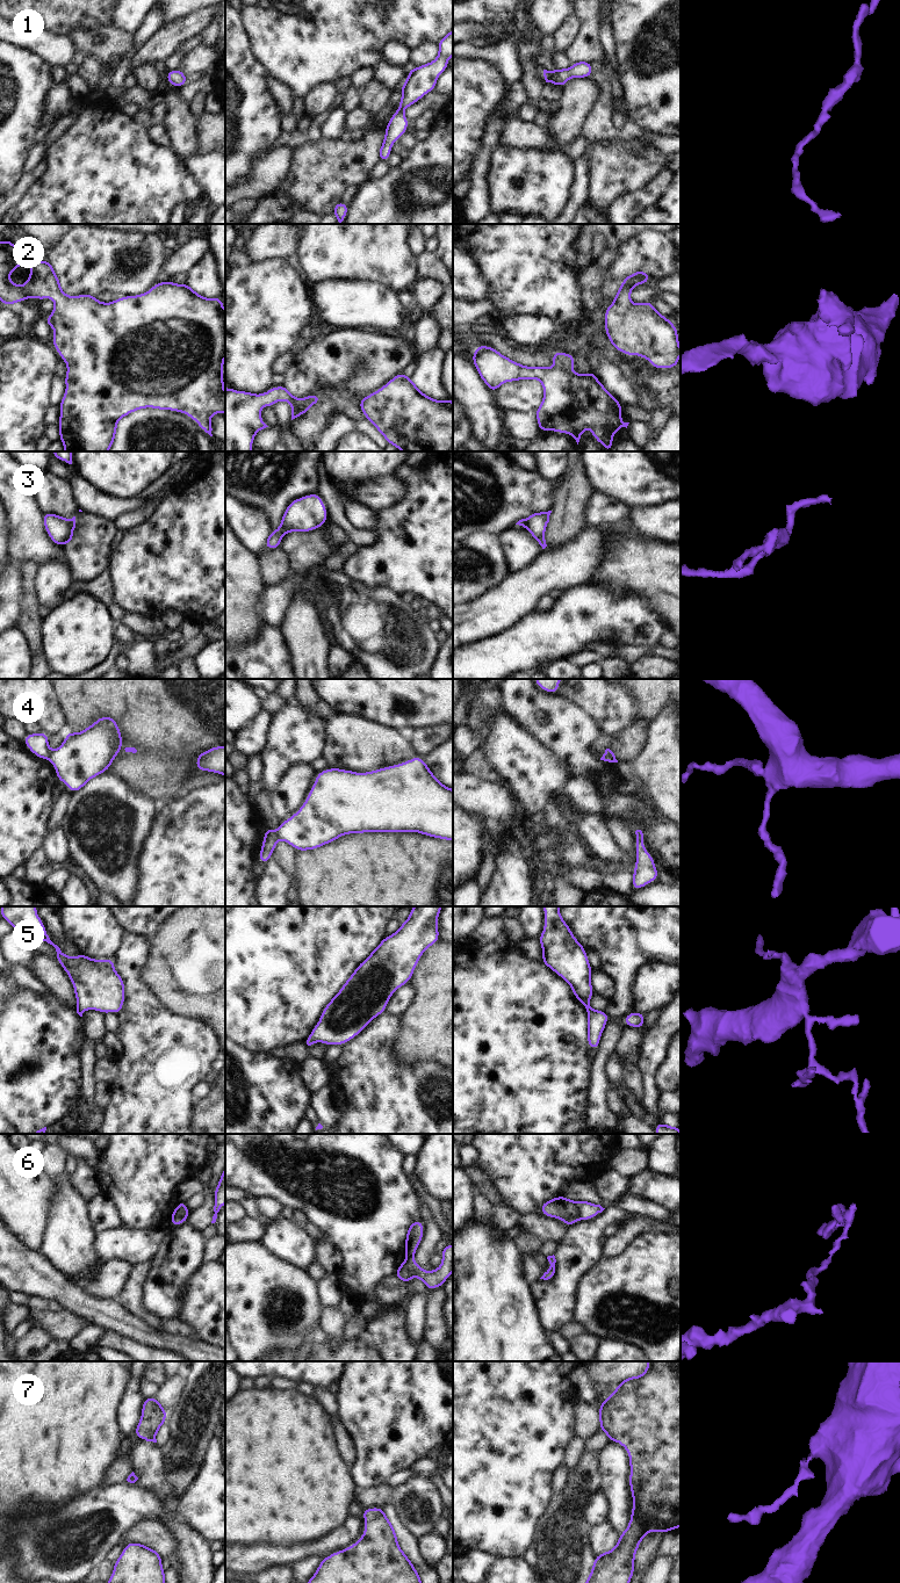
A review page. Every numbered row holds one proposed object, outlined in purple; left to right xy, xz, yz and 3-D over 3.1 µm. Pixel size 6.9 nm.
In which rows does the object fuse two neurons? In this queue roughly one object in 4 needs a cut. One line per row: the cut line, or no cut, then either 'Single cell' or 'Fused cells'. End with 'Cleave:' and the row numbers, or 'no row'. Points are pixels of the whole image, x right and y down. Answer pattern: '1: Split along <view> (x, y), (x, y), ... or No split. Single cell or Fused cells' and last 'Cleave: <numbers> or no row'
1: No split. Single cell
2: No split. Single cell
3: No split. Single cell
4: Split along xy (52, 751), (48, 758). Fused cells
5: No split. Single cell
6: Split along yz (575, 1202), (581, 1219). Fused cells
7: Split along xy (155, 1436), (151, 1440). Fused cells
Cleave: 4, 6, 7.

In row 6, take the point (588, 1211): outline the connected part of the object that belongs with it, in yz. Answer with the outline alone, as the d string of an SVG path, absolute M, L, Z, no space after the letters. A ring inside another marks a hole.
M578 1200L576 1201L576 1205L578 1207L581 1220L592 1220L596 1215L605 1209L600 1205L588 1202L585 1200Z

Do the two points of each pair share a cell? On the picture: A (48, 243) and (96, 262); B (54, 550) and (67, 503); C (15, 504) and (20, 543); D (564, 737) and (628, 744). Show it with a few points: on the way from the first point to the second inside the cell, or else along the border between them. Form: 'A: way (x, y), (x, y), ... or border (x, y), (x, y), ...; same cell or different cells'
A: border (65, 236), (48, 251); different cells
B: border (64, 546), (65, 557); different cells
C: way (20, 513), (20, 534); same cell
D: border (603, 731), (590, 746), (590, 752), (597, 760); different cells

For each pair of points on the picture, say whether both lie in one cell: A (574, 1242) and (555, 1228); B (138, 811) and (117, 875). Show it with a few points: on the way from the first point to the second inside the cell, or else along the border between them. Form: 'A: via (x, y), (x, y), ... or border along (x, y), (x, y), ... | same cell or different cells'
A: border along (568, 1227), (559, 1242) | different cells
B: via (123, 828), (122, 859) | same cell

